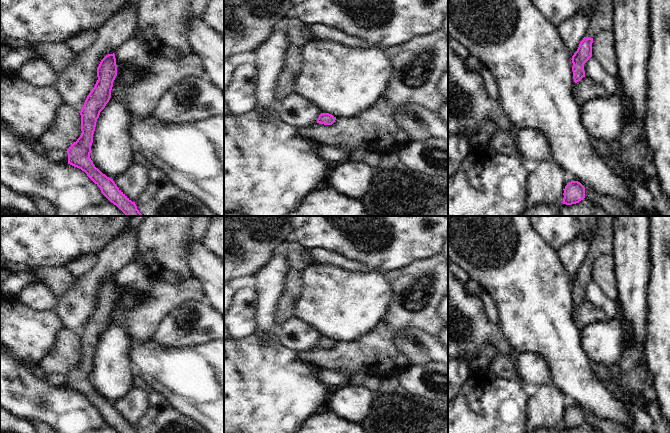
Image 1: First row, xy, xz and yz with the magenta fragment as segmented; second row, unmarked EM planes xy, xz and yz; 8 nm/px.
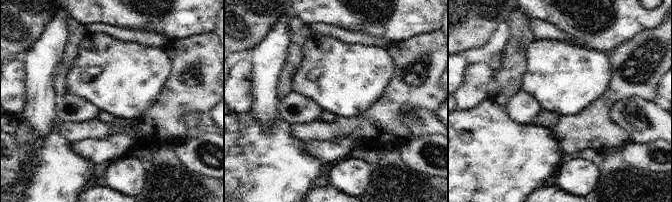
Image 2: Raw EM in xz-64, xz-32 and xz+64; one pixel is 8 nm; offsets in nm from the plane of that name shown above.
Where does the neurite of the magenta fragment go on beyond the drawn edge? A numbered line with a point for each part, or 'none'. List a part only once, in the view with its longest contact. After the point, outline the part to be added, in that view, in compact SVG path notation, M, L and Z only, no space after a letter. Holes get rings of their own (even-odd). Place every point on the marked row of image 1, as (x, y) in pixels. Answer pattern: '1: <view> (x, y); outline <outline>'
1: yz (602, 21); outline M598 0L586 37L593 38L600 32L613 31L613 0Z

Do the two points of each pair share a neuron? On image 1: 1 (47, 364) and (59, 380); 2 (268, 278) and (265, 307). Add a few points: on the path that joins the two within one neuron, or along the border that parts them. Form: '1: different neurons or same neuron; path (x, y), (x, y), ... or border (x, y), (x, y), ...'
1: different neurons; border (39, 366), (45, 374), (65, 375)
2: same neuron; path (268, 285), (266, 300)

